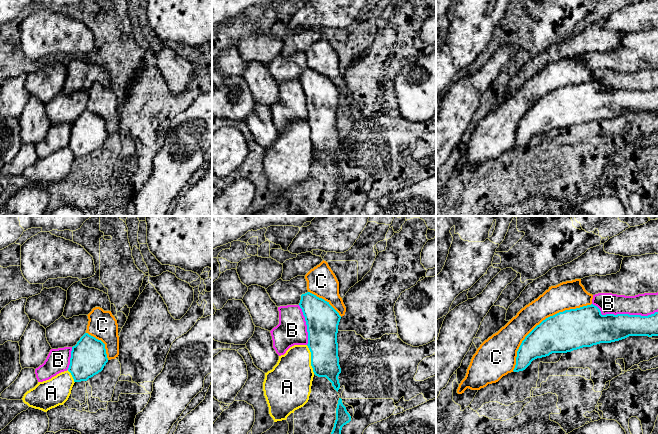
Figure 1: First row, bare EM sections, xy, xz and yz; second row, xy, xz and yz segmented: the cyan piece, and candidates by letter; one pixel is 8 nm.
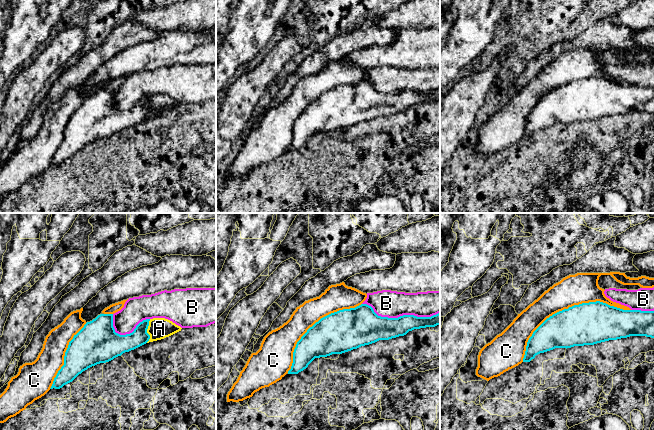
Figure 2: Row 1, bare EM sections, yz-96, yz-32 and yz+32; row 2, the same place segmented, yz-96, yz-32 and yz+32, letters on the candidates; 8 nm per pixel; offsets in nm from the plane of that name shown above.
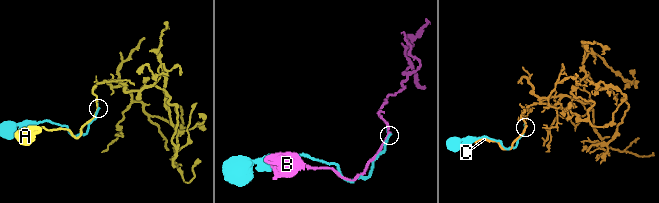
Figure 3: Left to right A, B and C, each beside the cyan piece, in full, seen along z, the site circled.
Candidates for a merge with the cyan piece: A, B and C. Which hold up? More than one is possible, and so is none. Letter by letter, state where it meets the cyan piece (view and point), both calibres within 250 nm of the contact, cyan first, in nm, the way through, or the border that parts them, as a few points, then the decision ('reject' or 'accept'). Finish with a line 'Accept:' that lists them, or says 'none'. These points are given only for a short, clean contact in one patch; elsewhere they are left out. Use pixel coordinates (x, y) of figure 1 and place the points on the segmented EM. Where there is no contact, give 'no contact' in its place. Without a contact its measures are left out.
A: meets cyan in xz at (311, 359); 240 nm thick on the cyan side, 340 nm on the other; reject
B: meets cyan in yz at (624, 314); 240 nm thick on the cyan side, 180 nm on the other; reject
C: meets cyan in yz at (542, 321); 320 nm thick on the cyan side, 220 nm on the other; reject
Accept: none

